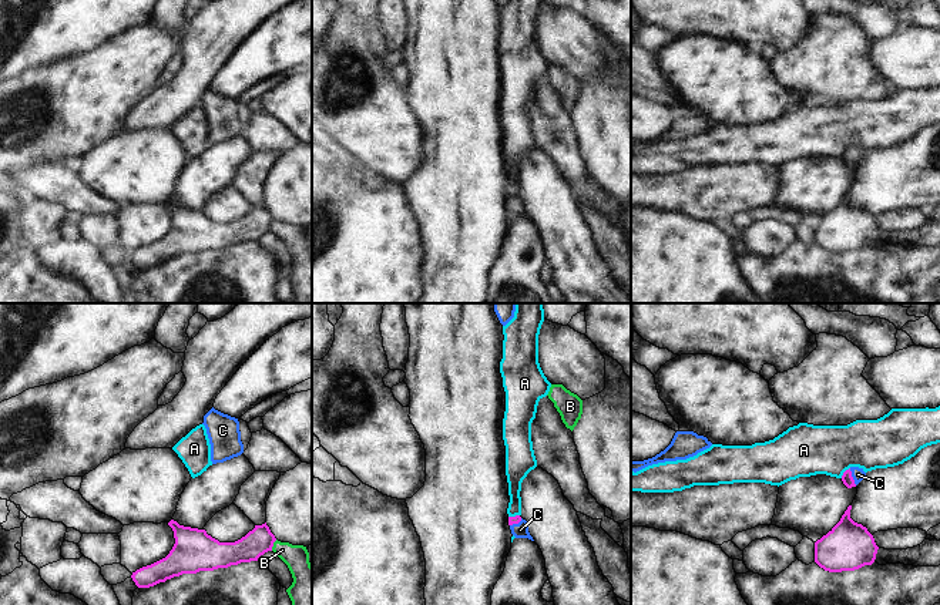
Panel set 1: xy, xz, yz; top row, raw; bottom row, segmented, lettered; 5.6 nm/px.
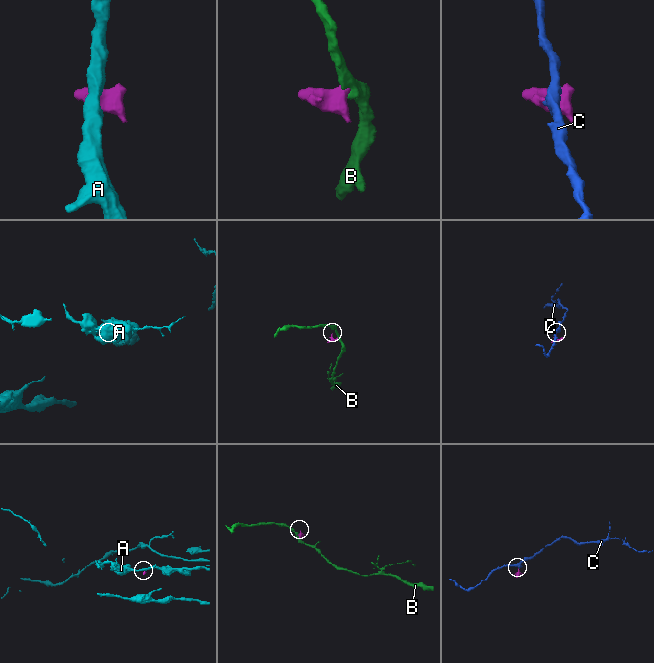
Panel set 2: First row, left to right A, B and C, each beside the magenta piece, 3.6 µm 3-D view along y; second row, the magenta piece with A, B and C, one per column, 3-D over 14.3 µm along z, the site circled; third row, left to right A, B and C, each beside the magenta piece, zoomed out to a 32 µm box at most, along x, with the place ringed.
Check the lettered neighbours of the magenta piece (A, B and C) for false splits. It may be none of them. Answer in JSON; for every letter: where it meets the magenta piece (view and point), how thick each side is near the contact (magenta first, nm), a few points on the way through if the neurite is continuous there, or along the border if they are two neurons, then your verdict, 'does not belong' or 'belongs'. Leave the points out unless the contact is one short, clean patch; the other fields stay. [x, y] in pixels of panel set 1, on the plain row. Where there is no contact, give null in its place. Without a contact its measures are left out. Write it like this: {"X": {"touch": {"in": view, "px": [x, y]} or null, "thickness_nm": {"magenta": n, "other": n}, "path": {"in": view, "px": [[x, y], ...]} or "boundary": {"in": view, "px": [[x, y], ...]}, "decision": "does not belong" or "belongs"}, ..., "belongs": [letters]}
{"A": {"touch": {"in": "yz", "px": [843, 154]}, "thickness_nm": {"magenta": 70, "other": 300}, "boundary": {"in": "yz", "px": [[849, 148], [841, 158]]}, "decision": "does not belong"}, "B": {"touch": {"in": "xy", "px": [272, 227]}, "thickness_nm": {"magenta": 150, "other": 140}, "boundary": {"in": "xy", "px": [[277, 221], [271, 231]]}, "decision": "does not belong"}, "C": {"touch": {"in": "yz", "px": [852, 158]}, "thickness_nm": {"magenta": 70, "other": 70}, "path": {"in": "yz", "px": [[848, 161], [852, 158], [858, 155]]}, "decision": "belongs"}, "belongs": ["C"]}

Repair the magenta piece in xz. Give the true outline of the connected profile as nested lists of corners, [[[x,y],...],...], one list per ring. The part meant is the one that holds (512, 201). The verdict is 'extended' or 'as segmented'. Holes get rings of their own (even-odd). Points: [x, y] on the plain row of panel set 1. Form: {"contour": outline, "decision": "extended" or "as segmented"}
{"contour": [[[520,196],[508,198],[508,206],[510,206],[511,215],[516,219],[528,219],[534,222],[528,214],[527,202],[523,201]]], "decision": "extended"}

